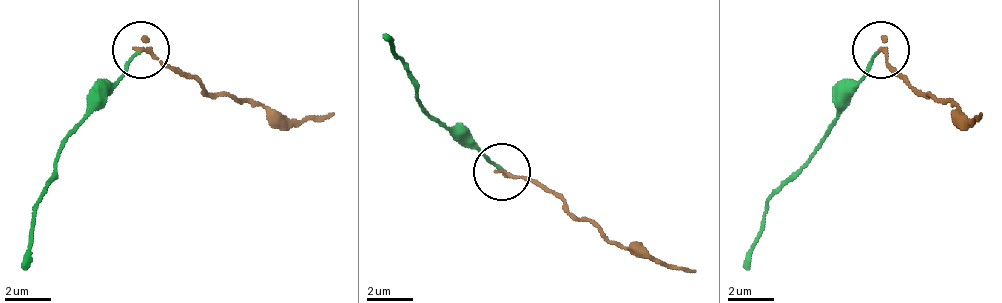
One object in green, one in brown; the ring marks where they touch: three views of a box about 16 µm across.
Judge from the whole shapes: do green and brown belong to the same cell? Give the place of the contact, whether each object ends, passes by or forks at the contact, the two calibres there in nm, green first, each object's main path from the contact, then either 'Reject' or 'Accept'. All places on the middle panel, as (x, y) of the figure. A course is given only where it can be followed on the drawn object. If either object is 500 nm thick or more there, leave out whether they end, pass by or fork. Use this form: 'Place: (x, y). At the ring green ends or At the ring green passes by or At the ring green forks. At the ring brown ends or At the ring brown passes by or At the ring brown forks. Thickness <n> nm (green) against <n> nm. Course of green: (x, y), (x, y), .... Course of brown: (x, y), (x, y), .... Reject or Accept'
Place: (502, 171). At the ring green ends. At the ring brown ends. Thickness 120 nm (green) against 220 nm. Course of green: (503, 167), (429, 115), (401, 58), (384, 36). Course of brown: (503, 172), (543, 184), (572, 212), (652, 258), (697, 269). Reject

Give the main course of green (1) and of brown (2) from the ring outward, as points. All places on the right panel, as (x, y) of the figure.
1: (876, 51), (825, 137), (768, 200), (745, 268)
2: (882, 51), (893, 68), (922, 91), (968, 120), (979, 114)

